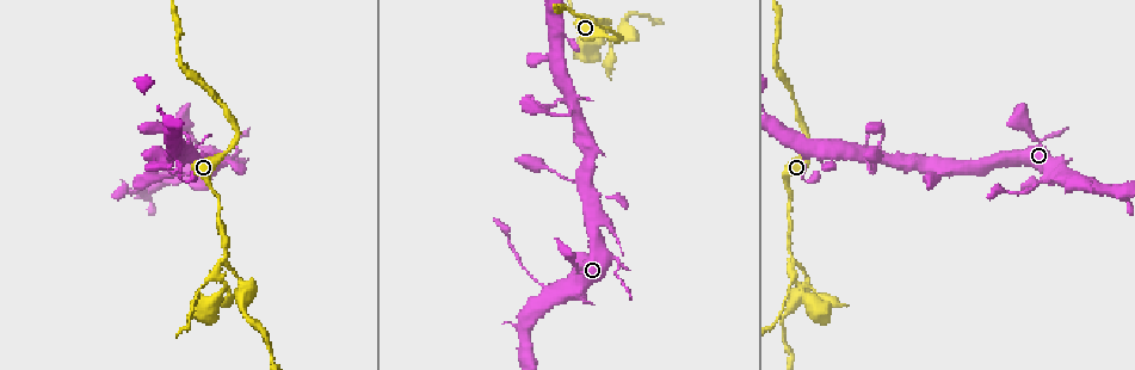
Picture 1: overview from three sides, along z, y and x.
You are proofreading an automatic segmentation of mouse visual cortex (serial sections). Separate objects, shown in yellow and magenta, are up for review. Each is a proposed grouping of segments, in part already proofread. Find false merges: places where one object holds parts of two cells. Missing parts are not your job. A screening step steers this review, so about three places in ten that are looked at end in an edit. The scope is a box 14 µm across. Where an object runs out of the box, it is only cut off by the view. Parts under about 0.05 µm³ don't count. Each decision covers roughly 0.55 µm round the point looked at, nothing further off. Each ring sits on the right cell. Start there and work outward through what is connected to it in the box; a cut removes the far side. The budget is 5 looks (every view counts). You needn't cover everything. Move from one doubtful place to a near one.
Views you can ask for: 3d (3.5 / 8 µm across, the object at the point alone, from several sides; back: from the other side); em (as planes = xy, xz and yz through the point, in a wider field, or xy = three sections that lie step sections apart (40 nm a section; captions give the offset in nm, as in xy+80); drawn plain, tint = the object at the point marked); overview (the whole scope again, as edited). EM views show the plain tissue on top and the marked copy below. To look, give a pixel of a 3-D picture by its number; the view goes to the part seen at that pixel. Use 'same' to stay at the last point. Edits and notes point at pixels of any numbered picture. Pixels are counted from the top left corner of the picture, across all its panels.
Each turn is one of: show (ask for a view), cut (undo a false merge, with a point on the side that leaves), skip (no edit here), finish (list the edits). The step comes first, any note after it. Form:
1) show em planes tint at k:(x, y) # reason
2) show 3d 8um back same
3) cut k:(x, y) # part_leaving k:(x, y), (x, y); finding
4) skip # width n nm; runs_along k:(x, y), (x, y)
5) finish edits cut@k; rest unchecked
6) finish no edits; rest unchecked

show 3d 3.5um at 1:(1059, 177) # three-way junction

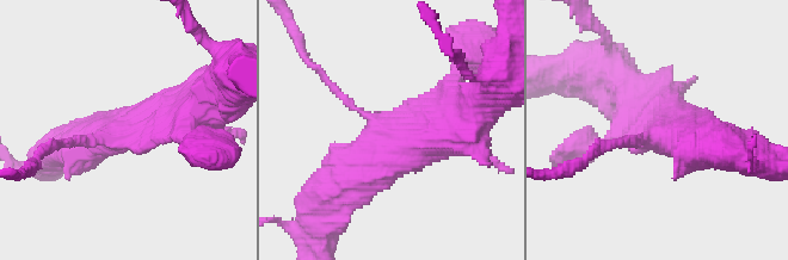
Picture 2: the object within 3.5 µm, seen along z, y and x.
show em xy step 1 tint at 2:(662, 134) # arms 3; arm_widths 100, 500, 500 nm; shape alone is not enough

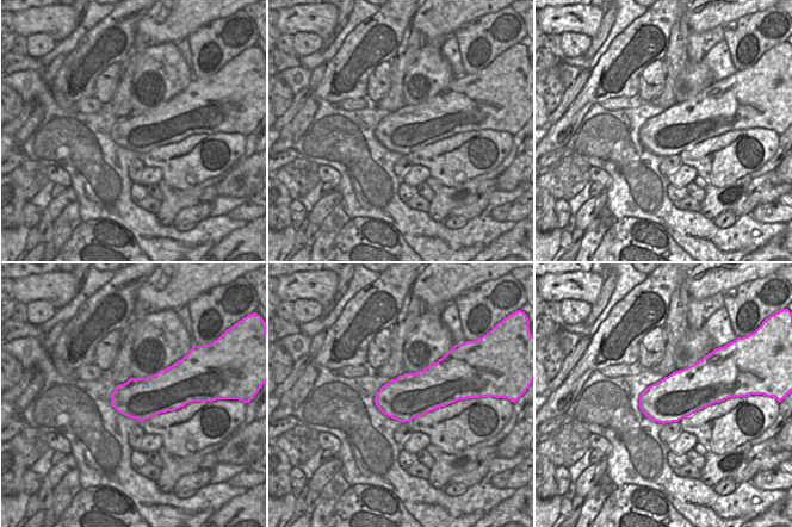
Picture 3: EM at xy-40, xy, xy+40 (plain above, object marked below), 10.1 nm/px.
skip # runs_along 2:(457, 124), (388, 132), (333, 187); all the same cell

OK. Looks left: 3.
show 3d 3.5um at 1:(227, 256) # abrupt turn

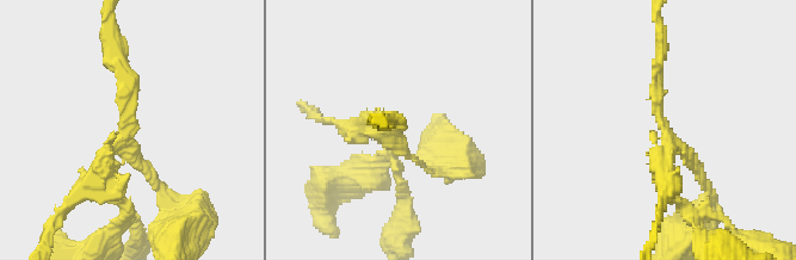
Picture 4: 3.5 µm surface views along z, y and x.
show em xy step 3 tint at 4:(665, 130) # arms 3; arm_widths 100, 150, 300 nm; need the tissue

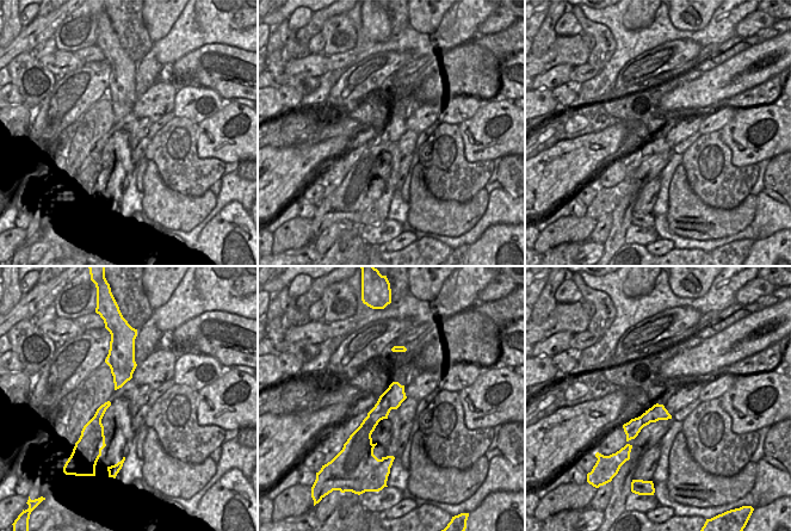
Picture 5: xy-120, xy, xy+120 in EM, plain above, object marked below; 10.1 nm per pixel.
cut 4:(676, 175) # part_leaving 4:(666, 141), (666, 189), (702, 231); two cells meet here

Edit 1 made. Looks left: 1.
finish edits cut@4; rest unchecked

